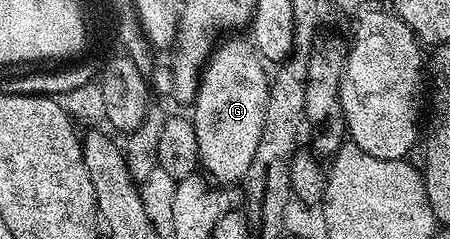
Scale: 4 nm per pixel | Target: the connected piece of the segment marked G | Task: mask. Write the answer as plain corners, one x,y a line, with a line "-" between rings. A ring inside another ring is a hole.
231,36
214,47
208,61
202,67
201,80
198,82
197,94
191,104
193,114
191,121
199,142
200,156
198,161
206,175
216,183
231,186
240,183
251,166
251,159
259,146
262,135
263,120
266,118
269,103
269,88
271,80
267,74
266,65
250,39

